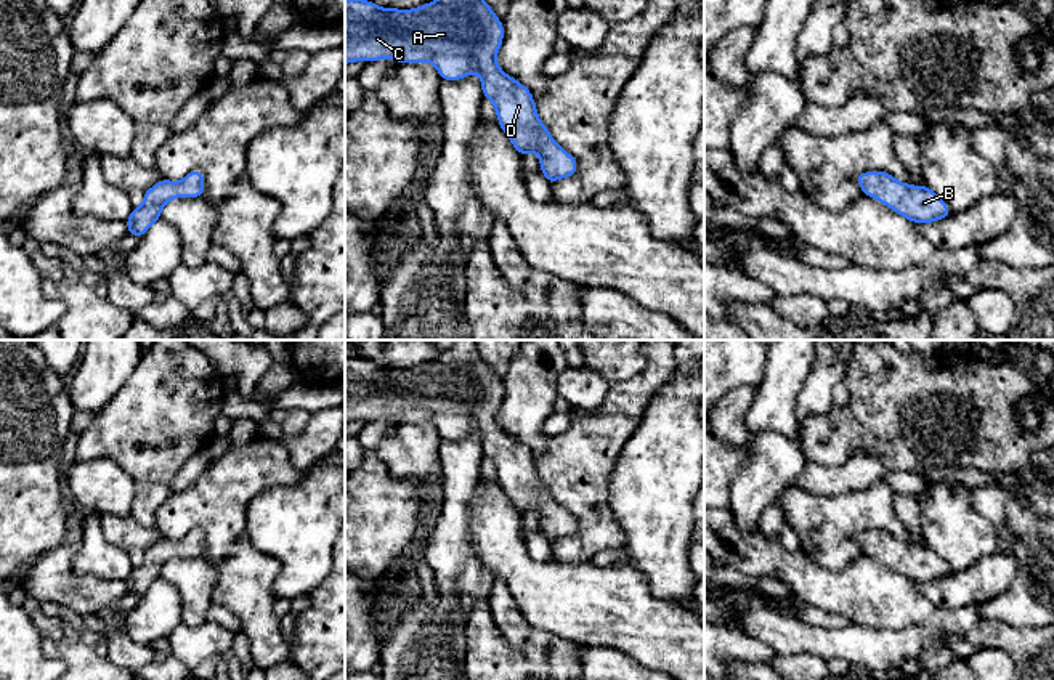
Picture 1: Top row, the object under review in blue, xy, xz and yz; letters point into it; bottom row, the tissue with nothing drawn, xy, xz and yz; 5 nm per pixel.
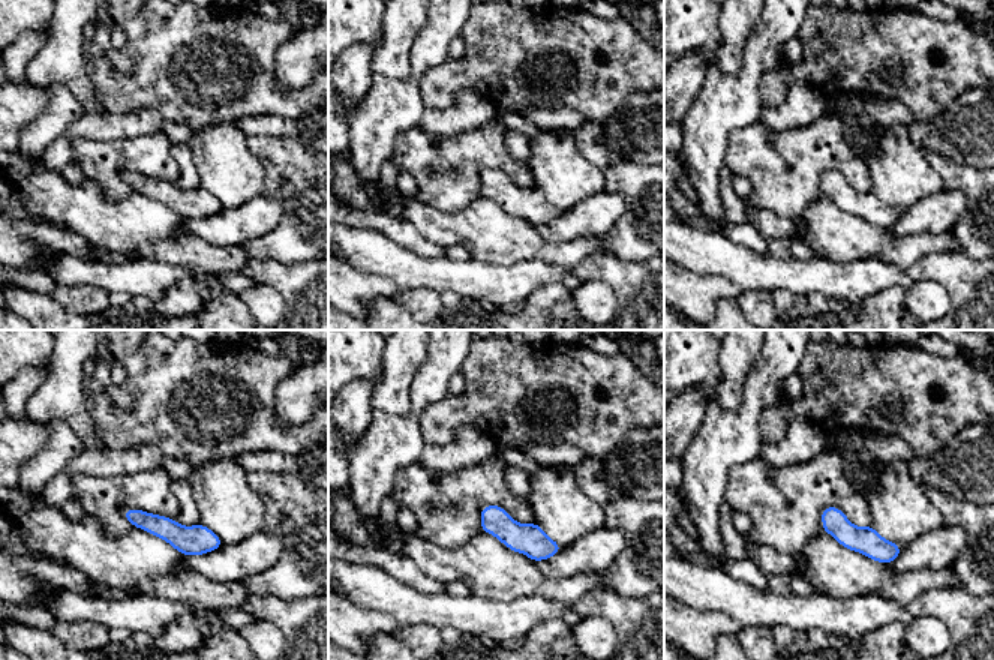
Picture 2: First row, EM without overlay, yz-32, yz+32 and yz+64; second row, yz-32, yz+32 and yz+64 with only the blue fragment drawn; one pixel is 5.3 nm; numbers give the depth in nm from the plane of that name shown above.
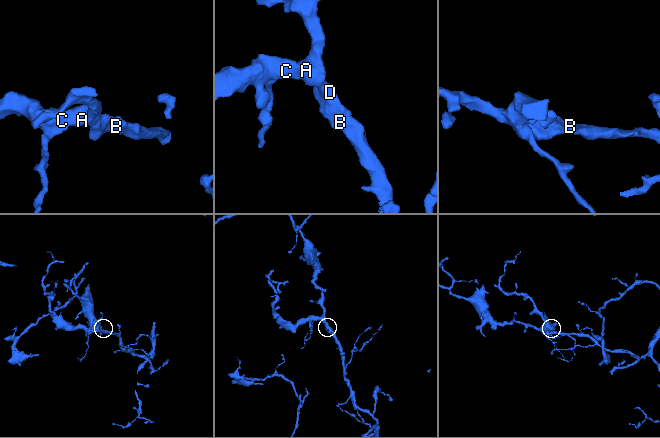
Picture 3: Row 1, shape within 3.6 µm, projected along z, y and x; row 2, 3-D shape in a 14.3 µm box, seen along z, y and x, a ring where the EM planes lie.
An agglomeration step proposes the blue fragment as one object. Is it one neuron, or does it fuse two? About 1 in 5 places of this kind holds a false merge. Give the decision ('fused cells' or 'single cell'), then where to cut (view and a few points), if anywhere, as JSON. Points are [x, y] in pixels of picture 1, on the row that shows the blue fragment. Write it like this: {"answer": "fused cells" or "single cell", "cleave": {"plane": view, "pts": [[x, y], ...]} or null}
{"answer": "single cell", "cleave": null}

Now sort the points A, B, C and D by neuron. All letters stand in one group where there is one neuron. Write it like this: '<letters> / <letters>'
A B C D

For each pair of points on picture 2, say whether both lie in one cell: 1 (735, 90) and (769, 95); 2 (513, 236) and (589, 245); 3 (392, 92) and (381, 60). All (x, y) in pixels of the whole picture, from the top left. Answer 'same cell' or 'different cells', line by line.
1: different cells
2: same cell
3: different cells

